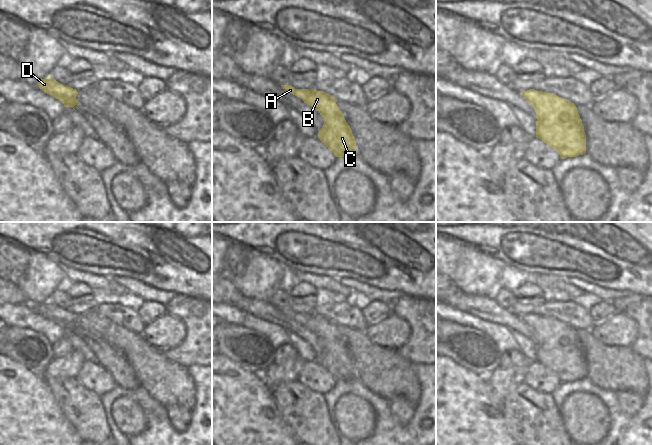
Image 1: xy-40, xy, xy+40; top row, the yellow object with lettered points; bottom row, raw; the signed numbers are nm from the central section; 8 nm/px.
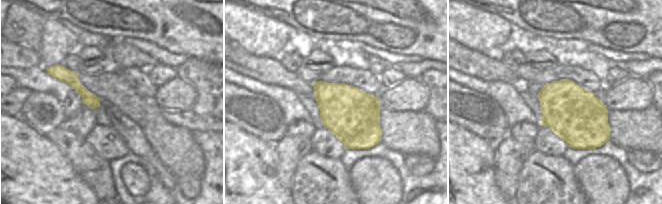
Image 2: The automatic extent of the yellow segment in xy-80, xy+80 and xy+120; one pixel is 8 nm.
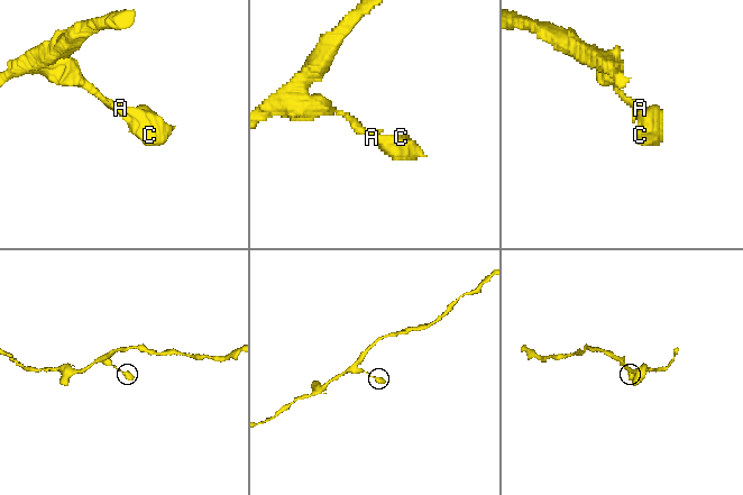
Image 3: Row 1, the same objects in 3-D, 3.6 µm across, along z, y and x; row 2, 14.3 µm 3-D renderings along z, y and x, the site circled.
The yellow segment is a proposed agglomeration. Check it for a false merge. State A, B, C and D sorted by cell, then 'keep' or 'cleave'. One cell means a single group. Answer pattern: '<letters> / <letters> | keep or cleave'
A B C D | keep

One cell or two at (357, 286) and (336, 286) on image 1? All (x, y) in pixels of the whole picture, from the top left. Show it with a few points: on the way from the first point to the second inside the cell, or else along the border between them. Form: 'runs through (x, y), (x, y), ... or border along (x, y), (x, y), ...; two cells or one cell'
border along (339, 279), (343, 284), (356, 292); two cells

